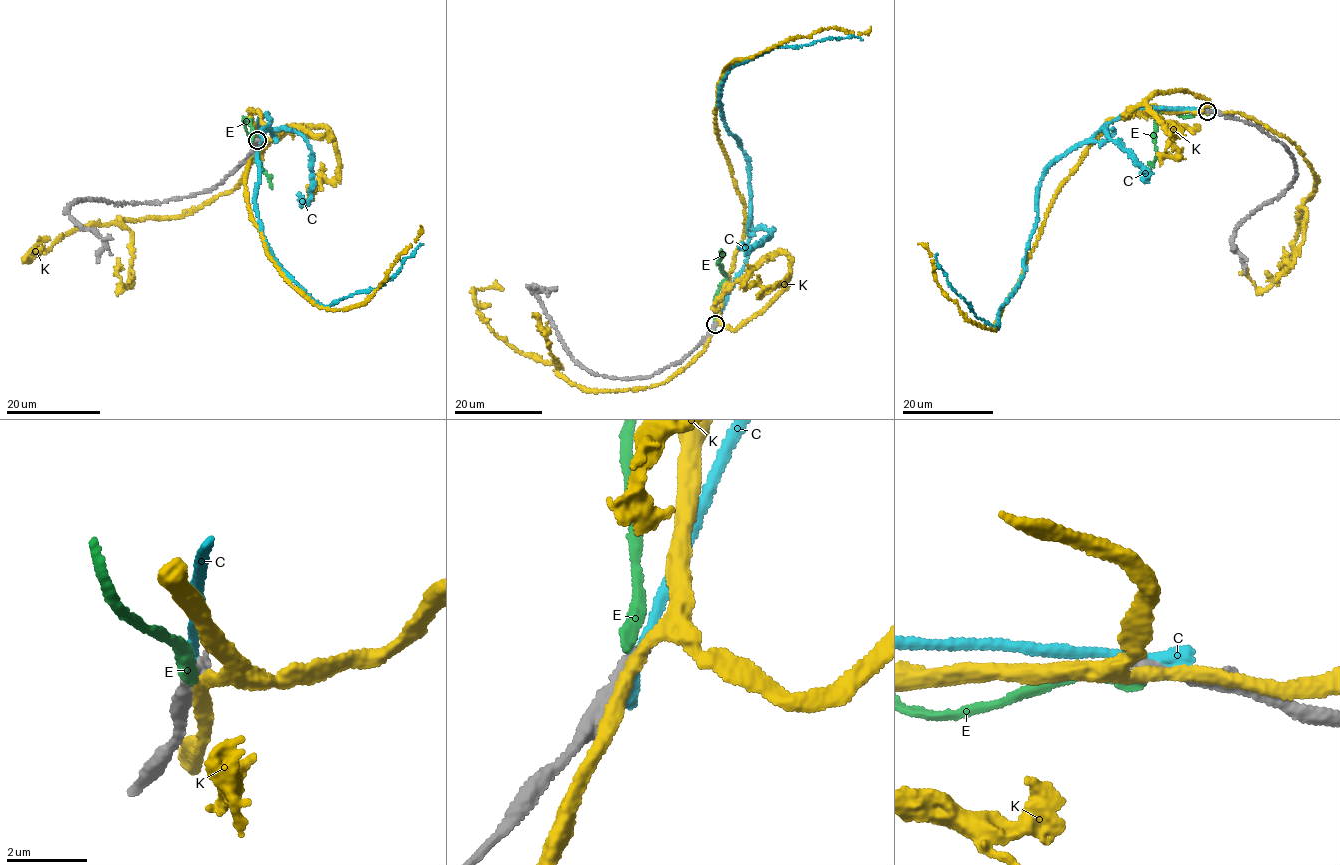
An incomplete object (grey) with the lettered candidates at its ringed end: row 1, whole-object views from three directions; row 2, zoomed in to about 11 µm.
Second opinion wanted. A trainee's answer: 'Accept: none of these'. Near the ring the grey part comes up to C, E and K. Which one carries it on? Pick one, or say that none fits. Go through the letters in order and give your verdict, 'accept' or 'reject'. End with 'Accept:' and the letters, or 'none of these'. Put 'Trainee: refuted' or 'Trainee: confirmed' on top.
Trainee: confirmed
C: reject
E: reject
K: reject
Accept: none of these

